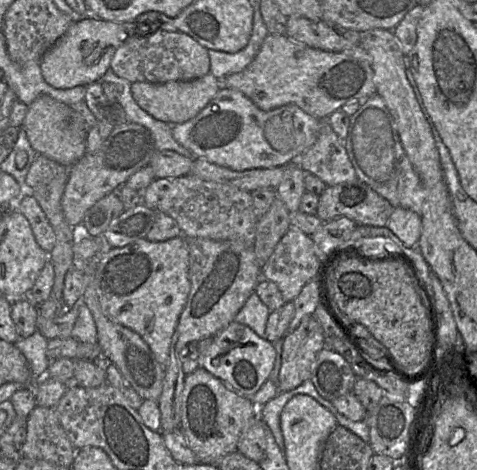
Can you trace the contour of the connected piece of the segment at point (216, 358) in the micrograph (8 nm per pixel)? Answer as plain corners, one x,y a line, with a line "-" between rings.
233,320
212,337
200,366
219,378
238,395
251,399
269,379
275,357
276,352
272,342
257,335
249,326

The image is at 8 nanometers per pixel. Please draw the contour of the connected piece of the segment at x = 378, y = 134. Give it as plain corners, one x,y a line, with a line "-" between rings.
374,94
350,116
345,148
358,179
394,207
409,209
421,216
425,189
407,157
396,123
383,98

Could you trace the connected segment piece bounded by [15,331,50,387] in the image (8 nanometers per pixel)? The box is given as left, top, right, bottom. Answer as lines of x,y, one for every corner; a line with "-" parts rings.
36,331
27,338
20,338
16,343
16,347
26,357
32,373
32,387
36,381
41,380
47,374
50,360
47,357
48,339

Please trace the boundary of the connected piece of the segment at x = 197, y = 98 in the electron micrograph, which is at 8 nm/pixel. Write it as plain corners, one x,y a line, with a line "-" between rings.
209,73
190,81
133,82
131,93
137,104
151,116
170,125
176,125
194,118
216,96
221,87
221,81

